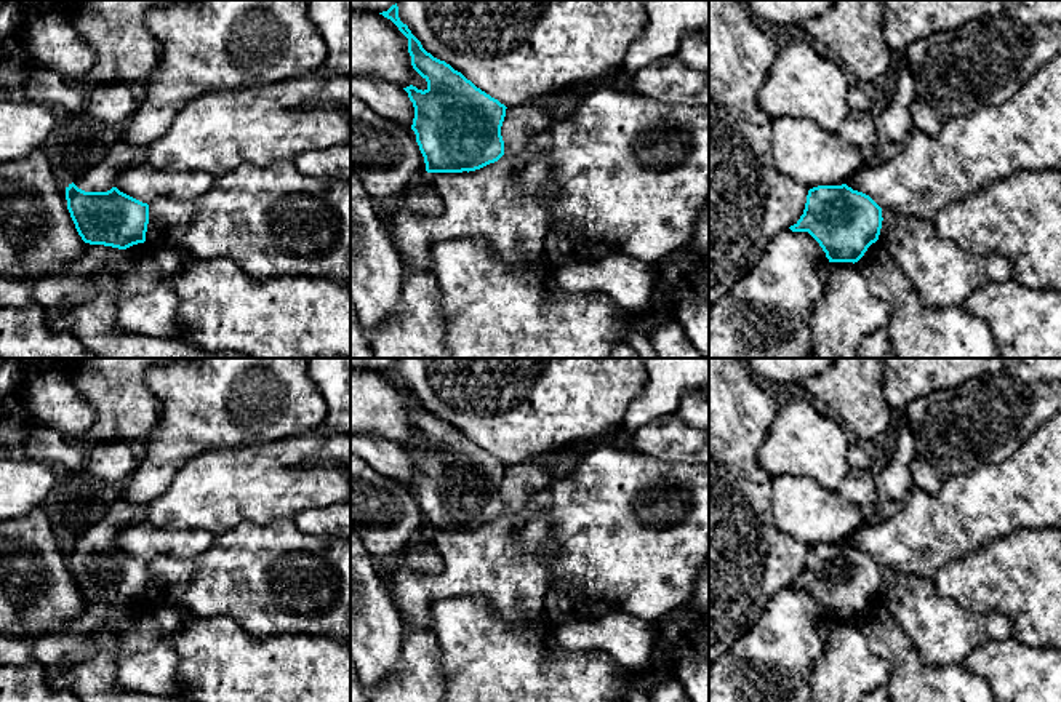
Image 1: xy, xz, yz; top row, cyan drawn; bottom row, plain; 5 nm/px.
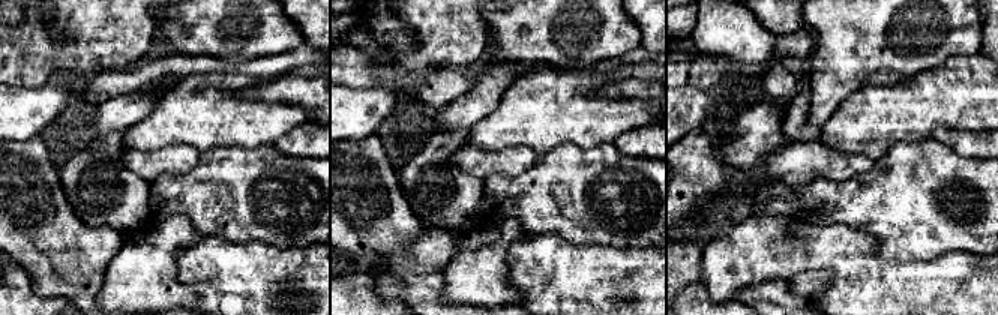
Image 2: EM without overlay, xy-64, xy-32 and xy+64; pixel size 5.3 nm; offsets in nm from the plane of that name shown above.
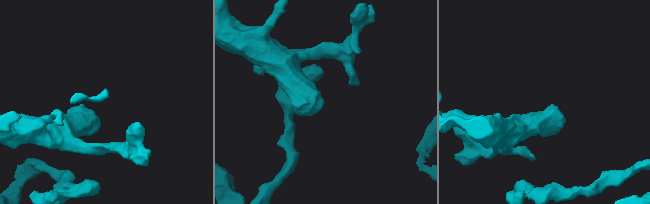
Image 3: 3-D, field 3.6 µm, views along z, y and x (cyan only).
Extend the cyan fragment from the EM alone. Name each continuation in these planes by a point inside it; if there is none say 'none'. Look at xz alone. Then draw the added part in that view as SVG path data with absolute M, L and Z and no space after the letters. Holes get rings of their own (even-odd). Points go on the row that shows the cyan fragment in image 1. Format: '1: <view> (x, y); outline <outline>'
none

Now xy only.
1: xy (100, 178); outline M123 141L110 142L104 157L96 165L85 168L74 184L85 192L107 192L123 170L142 163L146 163L146 147Z

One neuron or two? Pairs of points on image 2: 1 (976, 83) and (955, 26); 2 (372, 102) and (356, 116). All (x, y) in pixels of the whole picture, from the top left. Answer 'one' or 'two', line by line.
1: two
2: one

